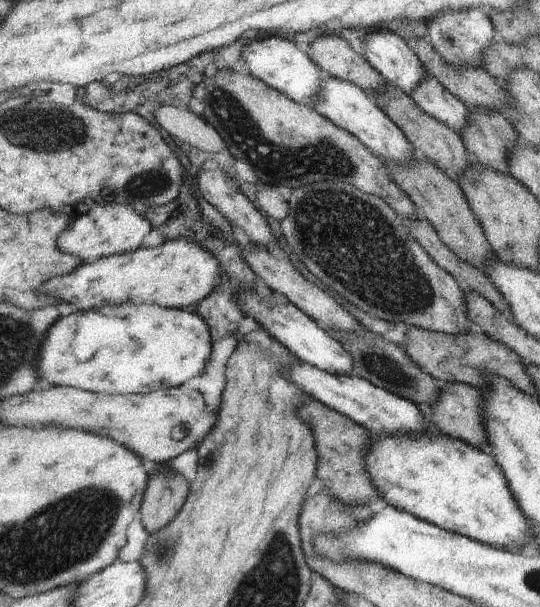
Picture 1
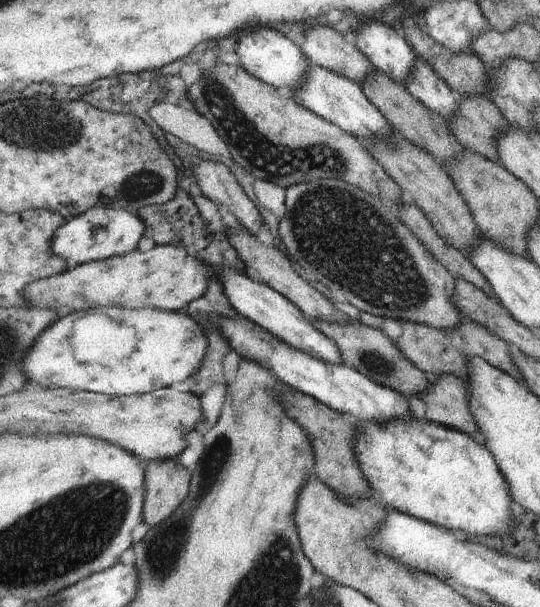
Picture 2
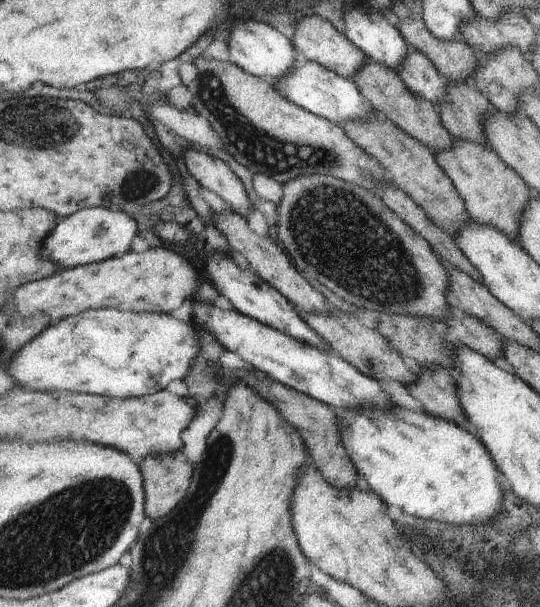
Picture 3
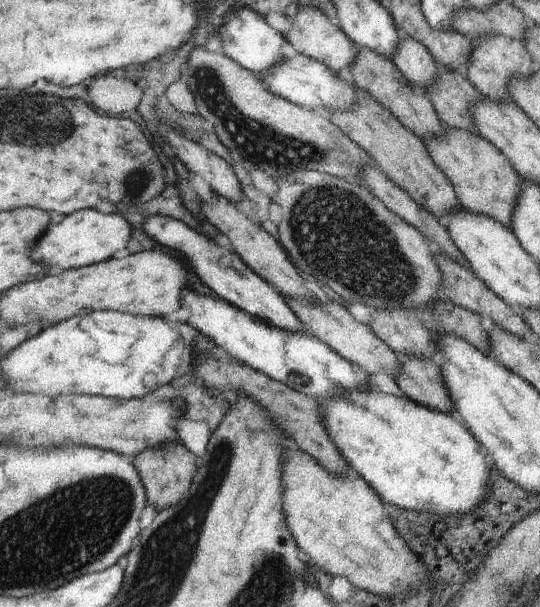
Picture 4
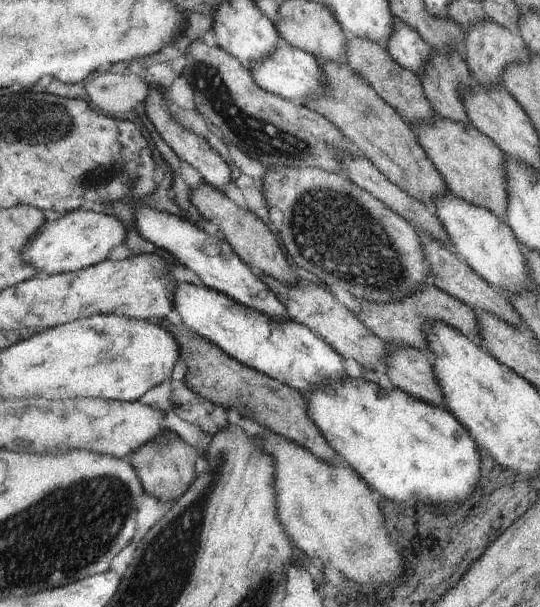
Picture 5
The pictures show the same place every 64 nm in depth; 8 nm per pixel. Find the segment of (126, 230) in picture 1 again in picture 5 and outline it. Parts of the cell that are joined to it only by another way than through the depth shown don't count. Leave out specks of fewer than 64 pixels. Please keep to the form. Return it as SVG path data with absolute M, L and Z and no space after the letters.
M84 210L64 213L57 215L54 221L45 222L40 226L38 232L32 234L32 238L26 240L20 256L22 256L24 262L28 262L28 266L34 266L38 270L39 276L74 272L105 261L112 248L118 248L120 244L124 243L126 232L124 224L114 216L97 213L96 211L84 212Z

